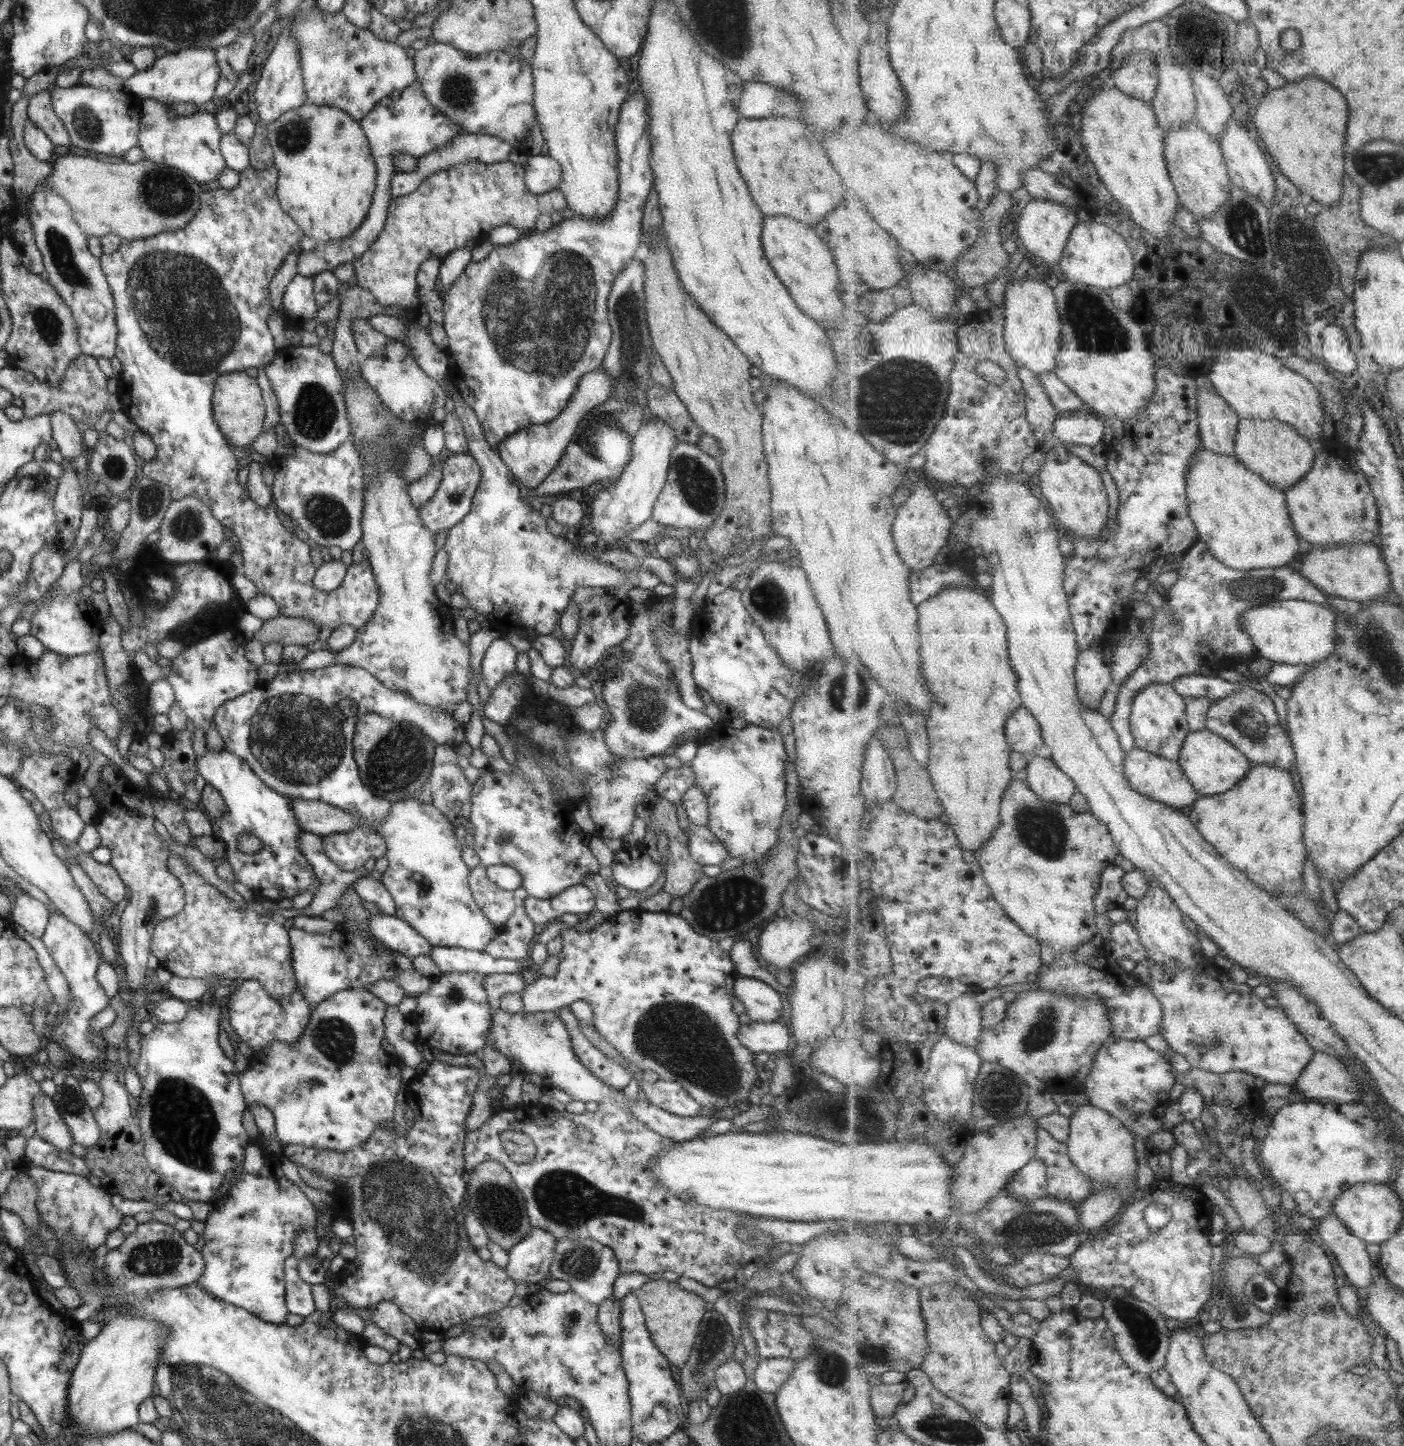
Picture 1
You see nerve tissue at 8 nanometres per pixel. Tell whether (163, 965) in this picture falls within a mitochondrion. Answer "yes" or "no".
no

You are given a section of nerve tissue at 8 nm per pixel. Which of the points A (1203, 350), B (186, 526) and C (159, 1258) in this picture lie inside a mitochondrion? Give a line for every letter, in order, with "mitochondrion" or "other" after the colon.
A: other
B: mitochondrion
C: mitochondrion

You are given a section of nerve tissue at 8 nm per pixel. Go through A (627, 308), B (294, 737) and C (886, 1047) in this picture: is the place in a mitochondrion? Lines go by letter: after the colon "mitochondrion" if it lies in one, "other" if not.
A: mitochondrion
B: mitochondrion
C: other

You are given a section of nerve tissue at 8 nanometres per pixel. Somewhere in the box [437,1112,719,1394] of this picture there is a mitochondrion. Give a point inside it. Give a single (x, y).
(565, 1198)

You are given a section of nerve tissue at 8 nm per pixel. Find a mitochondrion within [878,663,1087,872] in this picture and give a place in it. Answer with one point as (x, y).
(1043, 831)

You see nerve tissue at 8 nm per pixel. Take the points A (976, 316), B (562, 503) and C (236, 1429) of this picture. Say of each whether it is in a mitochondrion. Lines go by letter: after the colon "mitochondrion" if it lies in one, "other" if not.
A: other
B: other
C: mitochondrion

